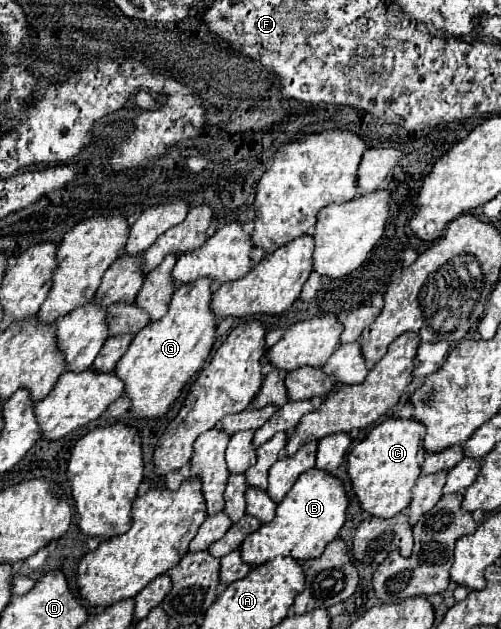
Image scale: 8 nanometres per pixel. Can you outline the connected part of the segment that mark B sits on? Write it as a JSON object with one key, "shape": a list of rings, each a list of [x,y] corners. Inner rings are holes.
{"shape":[[[312,468],[296,480],[296,484],[278,504],[274,520],[262,524],[256,532],[244,538],[244,544],[240,546],[242,558],[252,566],[264,564],[276,556],[292,556],[296,560],[316,558],[324,552],[326,544],[338,536],[346,522],[346,510],[348,496],[344,482],[326,470]]]}

